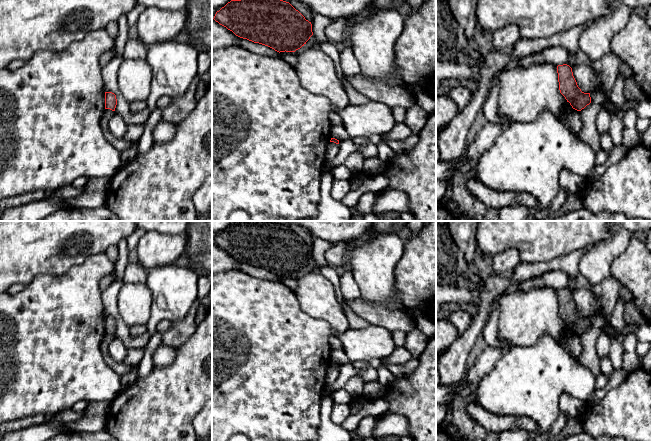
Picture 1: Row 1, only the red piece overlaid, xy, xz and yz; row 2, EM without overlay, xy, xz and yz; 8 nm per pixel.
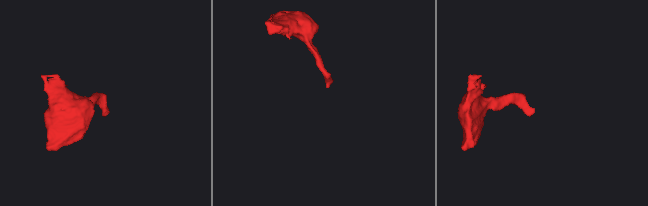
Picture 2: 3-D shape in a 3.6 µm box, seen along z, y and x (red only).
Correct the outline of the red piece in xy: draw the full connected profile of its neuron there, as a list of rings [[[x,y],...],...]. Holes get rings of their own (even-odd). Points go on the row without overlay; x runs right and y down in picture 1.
[[[105,316],[105,333],[115,335],[117,329],[116,319],[112,316]]]

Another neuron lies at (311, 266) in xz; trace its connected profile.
[[[312,259],[310,261],[310,263],[298,274],[296,274],[295,276],[280,276],[280,282],[283,282],[286,278],[301,278],[303,276],[305,276],[306,274],[308,274],[309,272],[313,271],[316,267],[315,261]]]

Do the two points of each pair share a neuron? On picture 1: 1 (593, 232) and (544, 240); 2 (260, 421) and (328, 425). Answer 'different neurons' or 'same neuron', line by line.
1: same neuron
2: different neurons

